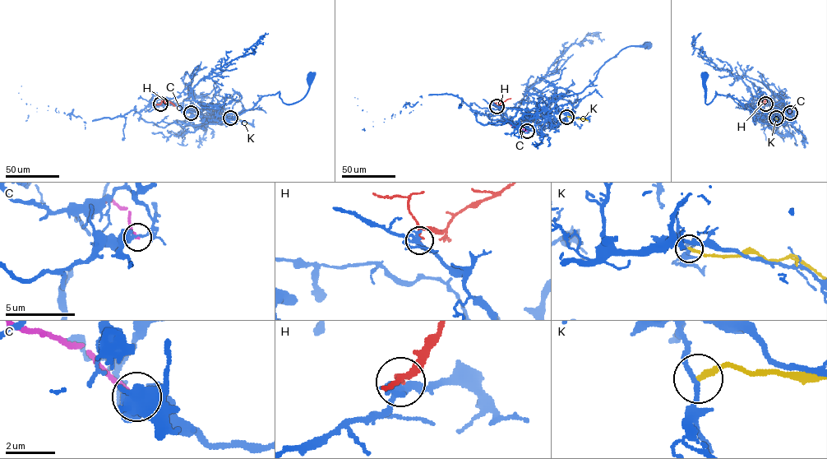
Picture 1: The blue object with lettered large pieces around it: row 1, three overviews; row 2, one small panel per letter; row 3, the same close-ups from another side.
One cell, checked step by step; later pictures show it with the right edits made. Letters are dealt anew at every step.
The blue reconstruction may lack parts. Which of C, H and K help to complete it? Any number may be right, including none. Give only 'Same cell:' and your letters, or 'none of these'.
Same cell: none of these

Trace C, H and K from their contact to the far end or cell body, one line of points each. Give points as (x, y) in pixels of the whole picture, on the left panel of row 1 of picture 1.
C: (191, 113), (174, 104)
H: (160, 104), (164, 100), (174, 106)
K: (230, 118), (251, 124)

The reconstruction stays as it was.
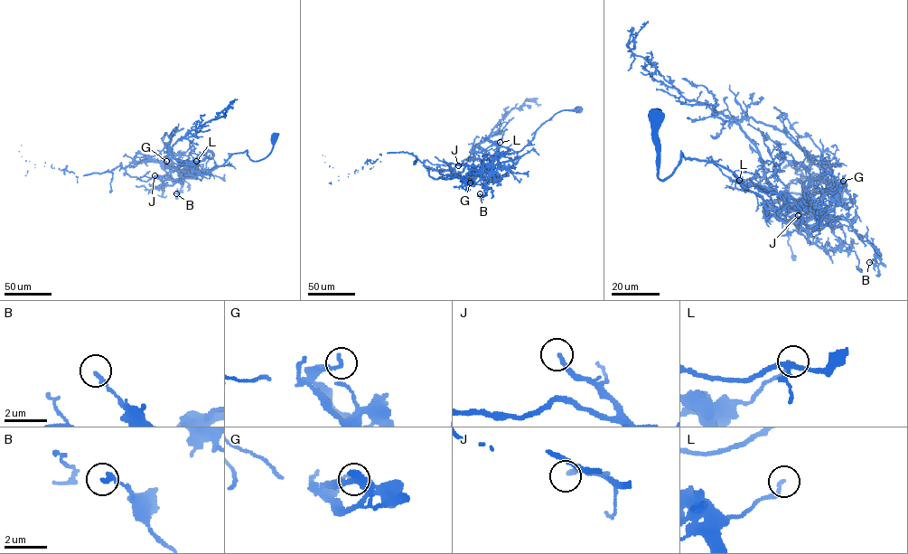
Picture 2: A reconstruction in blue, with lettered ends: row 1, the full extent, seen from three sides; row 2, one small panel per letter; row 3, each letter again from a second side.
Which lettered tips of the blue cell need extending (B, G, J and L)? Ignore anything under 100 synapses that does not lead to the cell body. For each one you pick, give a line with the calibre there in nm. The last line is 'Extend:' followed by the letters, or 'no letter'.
J: Thickness 200 nm
Extend: J

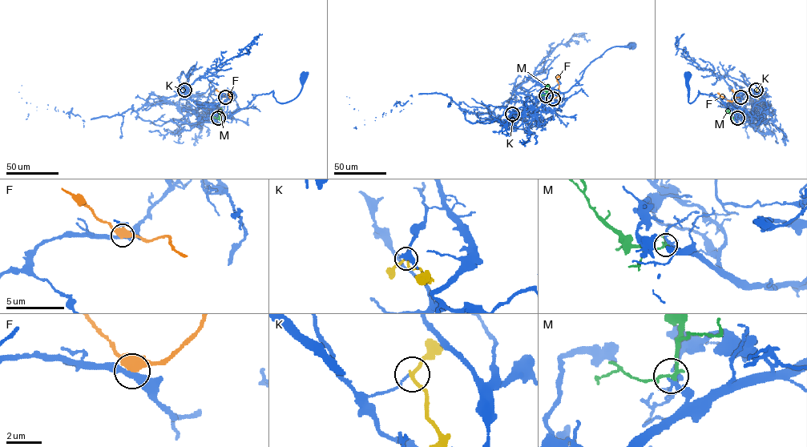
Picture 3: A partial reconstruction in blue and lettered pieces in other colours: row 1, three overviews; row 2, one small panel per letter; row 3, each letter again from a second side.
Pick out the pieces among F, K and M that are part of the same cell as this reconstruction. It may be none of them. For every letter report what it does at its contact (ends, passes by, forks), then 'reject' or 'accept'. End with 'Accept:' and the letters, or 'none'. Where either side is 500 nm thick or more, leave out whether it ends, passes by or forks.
F: it passes by; reject
K: it passes by; reject
M: it passes by; accept
Accept: M

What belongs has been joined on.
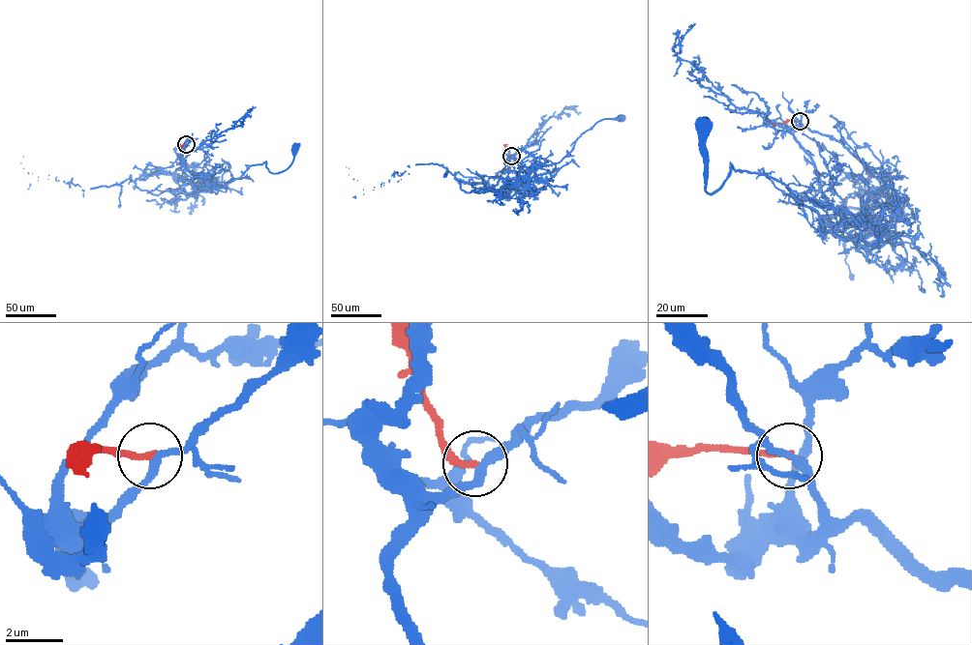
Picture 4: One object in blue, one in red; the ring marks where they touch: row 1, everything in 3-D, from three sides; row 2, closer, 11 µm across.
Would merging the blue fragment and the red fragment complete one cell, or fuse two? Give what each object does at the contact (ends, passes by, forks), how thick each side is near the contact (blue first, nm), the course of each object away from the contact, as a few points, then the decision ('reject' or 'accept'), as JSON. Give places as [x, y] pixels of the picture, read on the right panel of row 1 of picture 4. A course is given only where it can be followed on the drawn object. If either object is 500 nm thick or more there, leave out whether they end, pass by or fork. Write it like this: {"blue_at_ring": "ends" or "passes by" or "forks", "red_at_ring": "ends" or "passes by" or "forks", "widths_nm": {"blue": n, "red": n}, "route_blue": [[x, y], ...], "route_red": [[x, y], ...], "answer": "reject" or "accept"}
{"blue_at_ring": "passes by", "red_at_ring": "ends", "widths_nm": {"blue": 280, "red": 240}, "route_blue": [[799, 121], [879, 180], [870, 235], [839, 239], [783, 183], [730, 164], [708, 193], [704, 125]], "route_red": [[799, 121], [771, 122]], "answer": "reject"}

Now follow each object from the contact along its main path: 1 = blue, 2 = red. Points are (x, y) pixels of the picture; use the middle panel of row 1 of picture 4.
1: (511, 156), (508, 188), (514, 182), (527, 185), (537, 169), (559, 162), (598, 121), (621, 118)
2: (511, 156), (507, 144)

